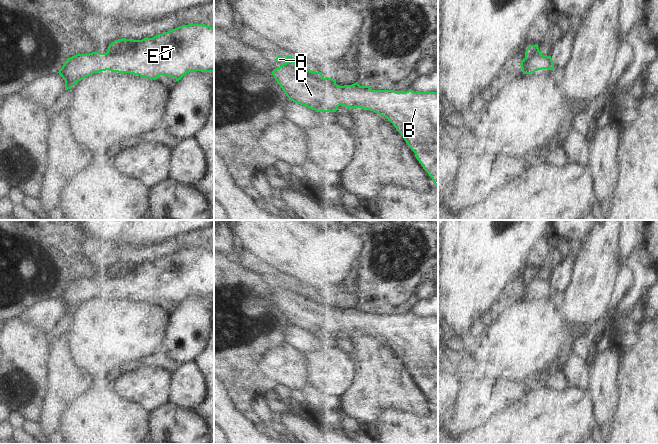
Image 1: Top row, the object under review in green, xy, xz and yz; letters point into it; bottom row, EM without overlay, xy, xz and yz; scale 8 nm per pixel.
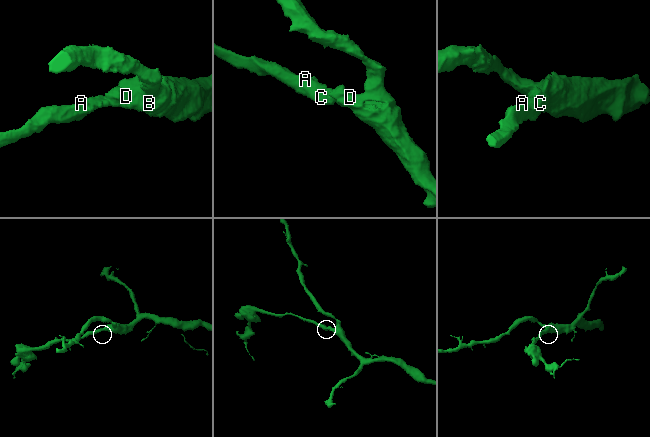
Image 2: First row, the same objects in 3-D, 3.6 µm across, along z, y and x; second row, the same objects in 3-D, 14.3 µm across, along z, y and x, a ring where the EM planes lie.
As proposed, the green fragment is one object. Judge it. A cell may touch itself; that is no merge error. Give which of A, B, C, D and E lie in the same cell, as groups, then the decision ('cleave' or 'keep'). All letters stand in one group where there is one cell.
groups A B C D E; keep

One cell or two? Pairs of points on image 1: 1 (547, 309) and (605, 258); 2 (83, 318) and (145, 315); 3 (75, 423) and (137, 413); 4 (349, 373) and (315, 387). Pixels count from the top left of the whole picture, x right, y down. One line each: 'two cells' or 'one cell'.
1: two cells
2: one cell
3: one cell
4: one cell

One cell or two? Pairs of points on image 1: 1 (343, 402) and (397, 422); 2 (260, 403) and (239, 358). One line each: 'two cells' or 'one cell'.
1: two cells
2: two cells

